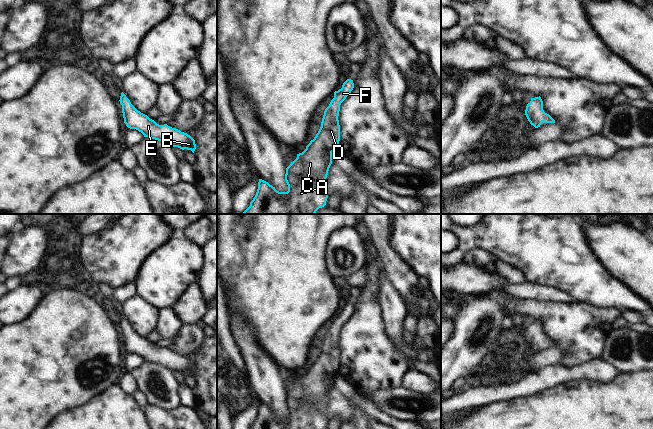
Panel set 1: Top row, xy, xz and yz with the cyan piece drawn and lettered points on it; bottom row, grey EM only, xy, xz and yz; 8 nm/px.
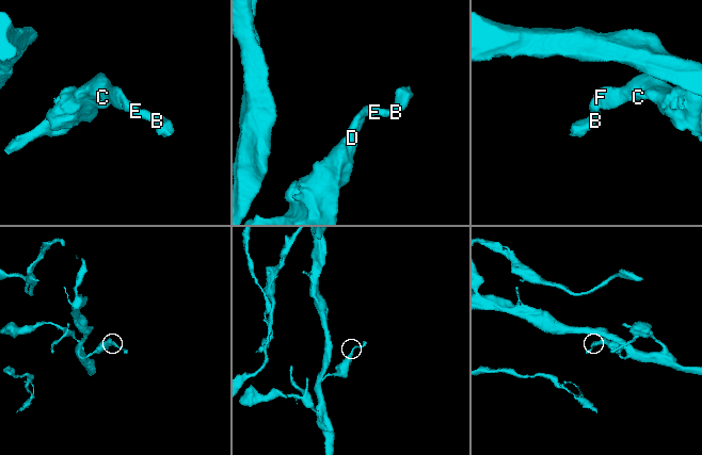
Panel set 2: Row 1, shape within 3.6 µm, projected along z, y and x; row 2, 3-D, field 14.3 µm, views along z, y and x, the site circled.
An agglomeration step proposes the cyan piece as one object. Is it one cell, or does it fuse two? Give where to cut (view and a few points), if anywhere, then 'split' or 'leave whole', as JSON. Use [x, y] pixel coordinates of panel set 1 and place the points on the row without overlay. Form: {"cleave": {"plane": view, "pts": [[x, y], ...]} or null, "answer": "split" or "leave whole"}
{"cleave": null, "answer": "leave whole"}

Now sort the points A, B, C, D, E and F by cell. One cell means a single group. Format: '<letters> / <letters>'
A B C D E F

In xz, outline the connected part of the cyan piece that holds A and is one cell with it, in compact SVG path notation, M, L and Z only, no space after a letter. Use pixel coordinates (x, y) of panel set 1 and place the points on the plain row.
M347 303L342 312L334 316L334 322L325 333L321 351L306 373L286 392L287 416L279 416L268 406L259 403L258 413L250 429L326 429L328 417L325 404L332 388L332 376L337 374L340 365L339 335L341 327L354 312L353 304Z

